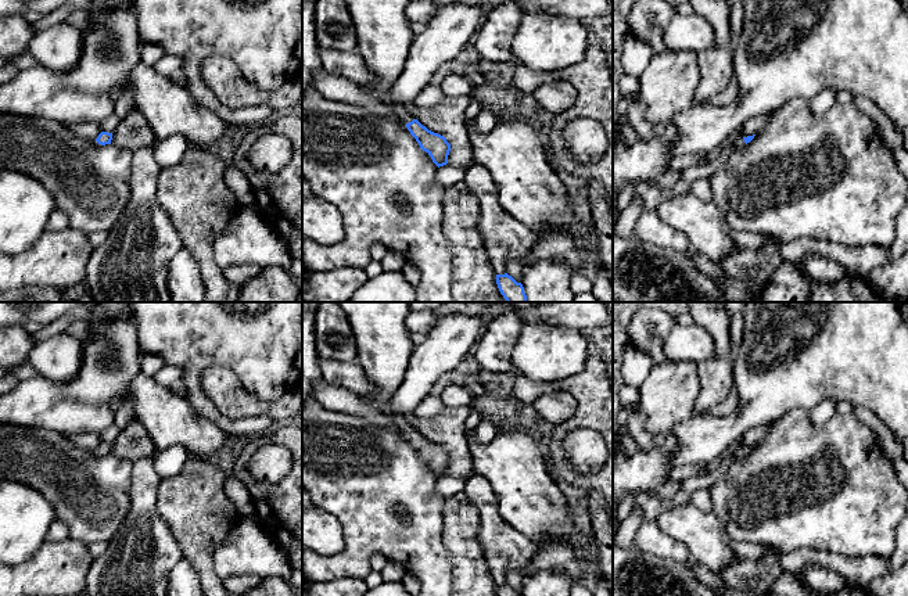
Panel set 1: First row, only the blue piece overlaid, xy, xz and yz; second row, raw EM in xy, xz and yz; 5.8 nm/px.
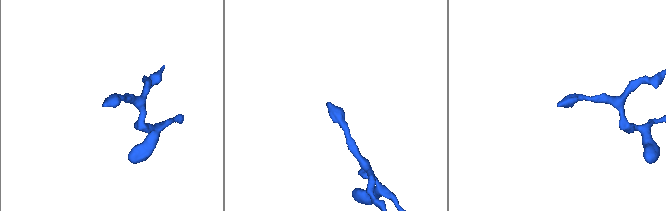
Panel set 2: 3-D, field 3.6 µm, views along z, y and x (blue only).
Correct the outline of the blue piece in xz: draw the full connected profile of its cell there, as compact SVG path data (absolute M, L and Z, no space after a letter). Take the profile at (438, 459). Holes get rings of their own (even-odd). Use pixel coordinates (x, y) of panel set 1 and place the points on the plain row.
M410 302L334 304L348 316L356 341L356 363L377 389L363 398L392 419L438 478L446 475L451 462L446 449L423 437L391 406L414 348L406 324Z

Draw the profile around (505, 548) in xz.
M473 474L463 492L478 510L480 543L494 582L505 585L506 572L521 571L536 552L536 543L505 521L496 493L485 477Z

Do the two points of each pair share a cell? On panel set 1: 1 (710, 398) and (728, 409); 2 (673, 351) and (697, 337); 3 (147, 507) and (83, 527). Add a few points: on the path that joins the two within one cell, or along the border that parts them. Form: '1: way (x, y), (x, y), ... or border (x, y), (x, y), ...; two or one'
1: border (734, 384), (731, 391), (707, 413); two
2: way (678, 347), (684, 343), (692, 343); one
3: border (131, 481), (128, 514), (121, 527), (108, 539); two

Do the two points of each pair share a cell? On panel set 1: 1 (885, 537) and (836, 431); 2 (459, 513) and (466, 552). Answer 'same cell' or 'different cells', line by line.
1: same cell
2: same cell

